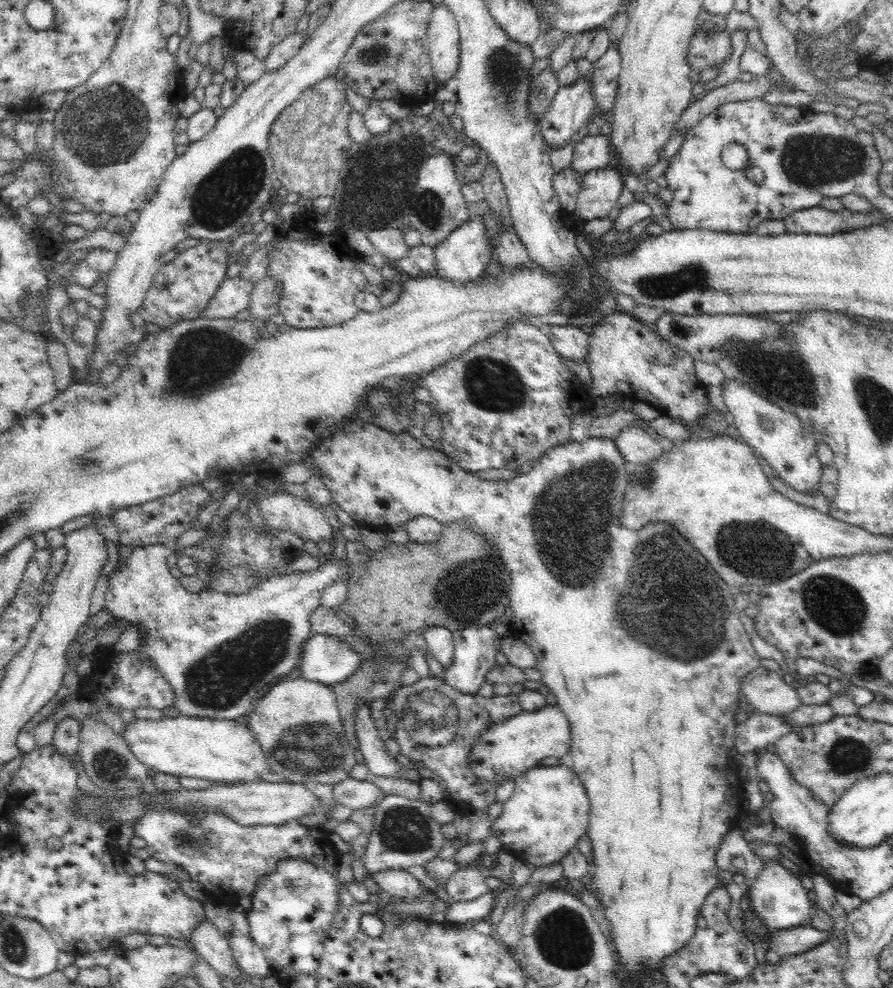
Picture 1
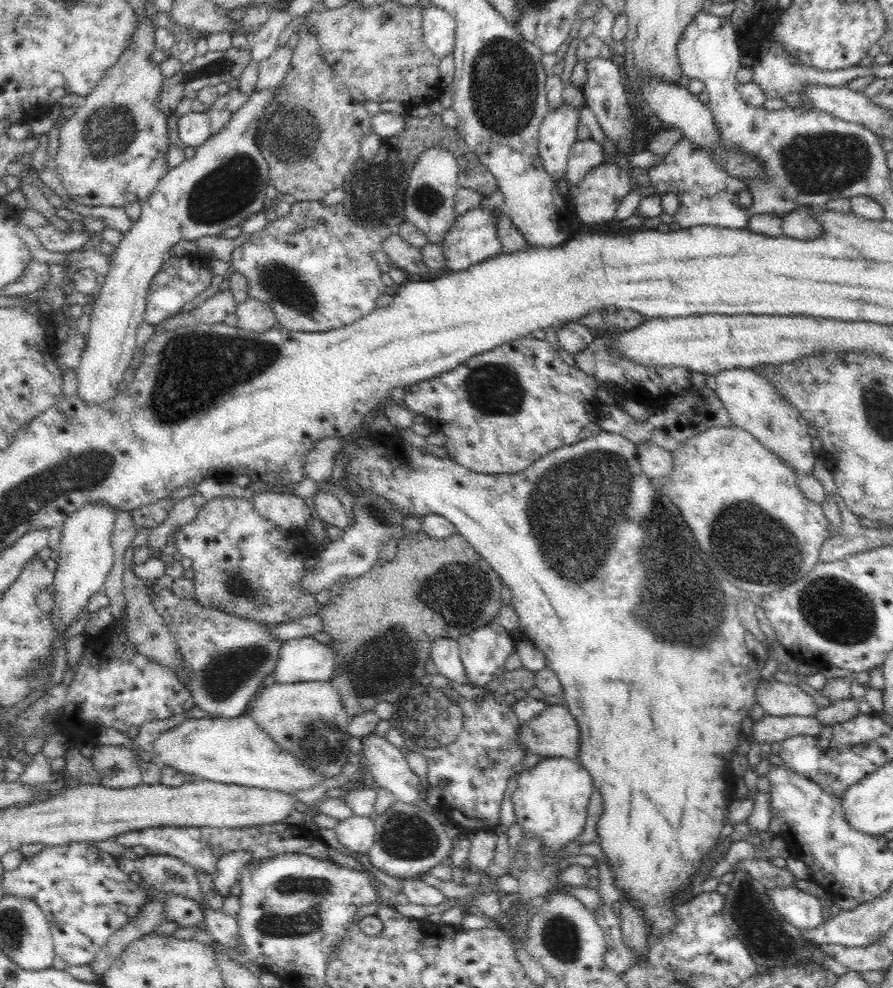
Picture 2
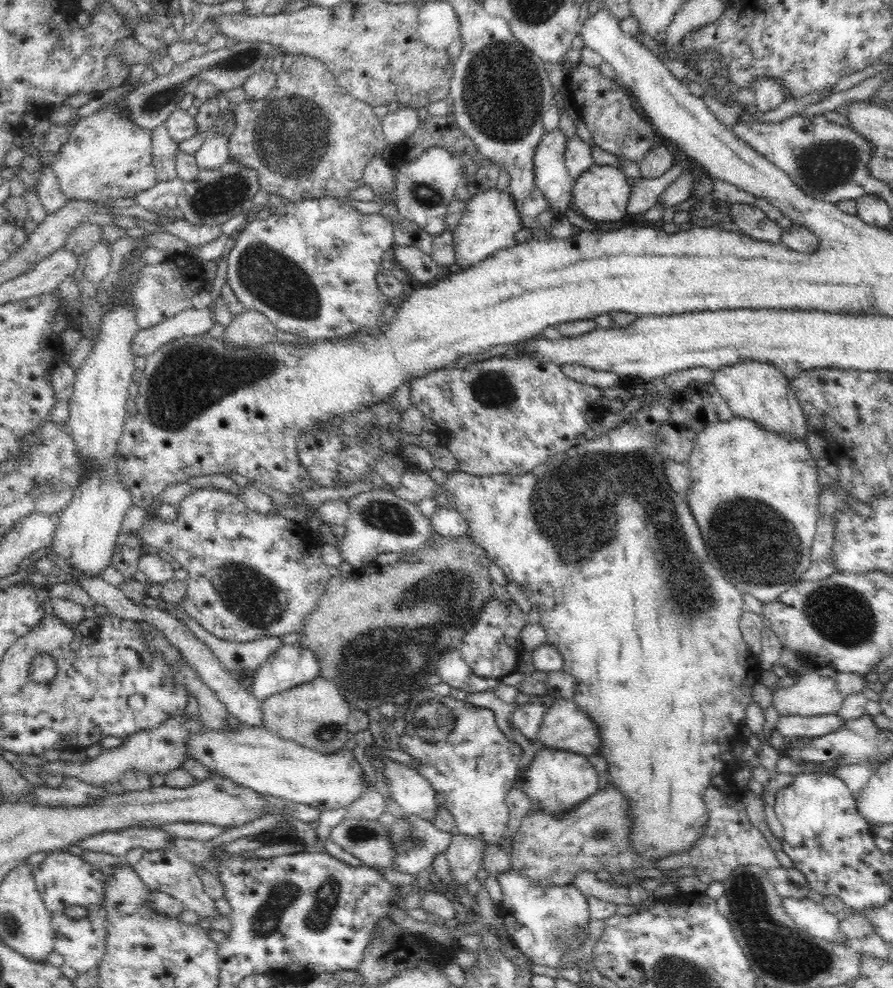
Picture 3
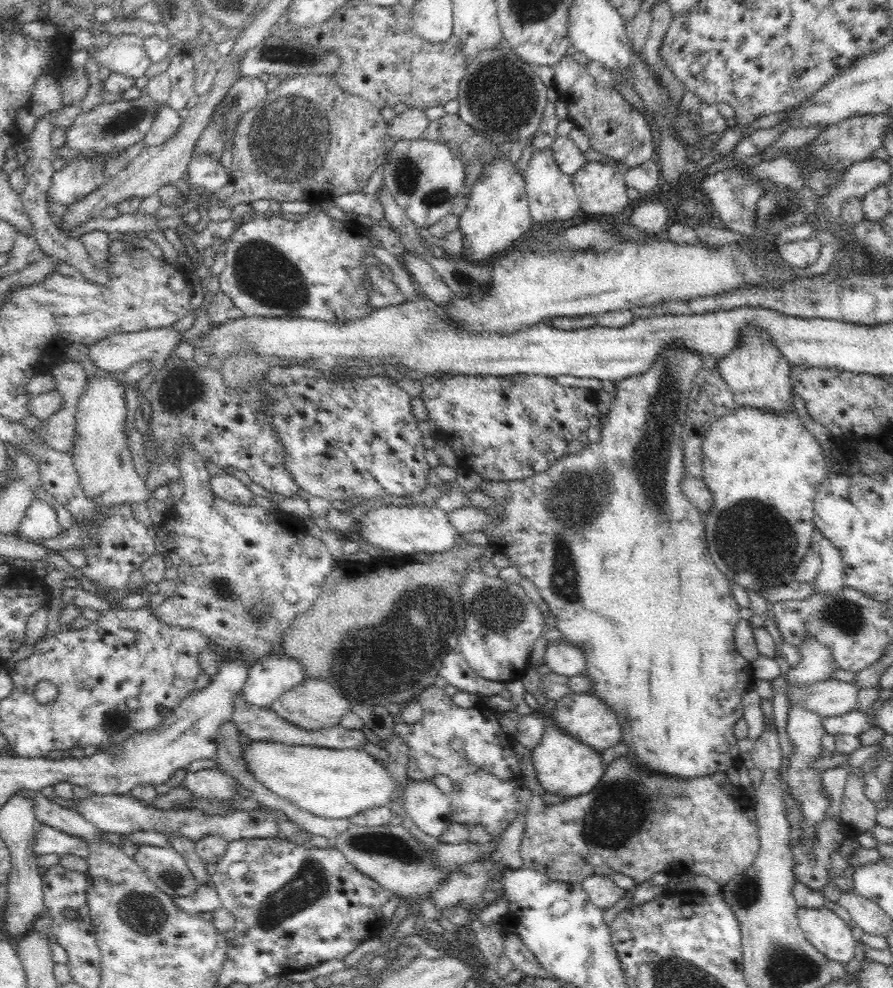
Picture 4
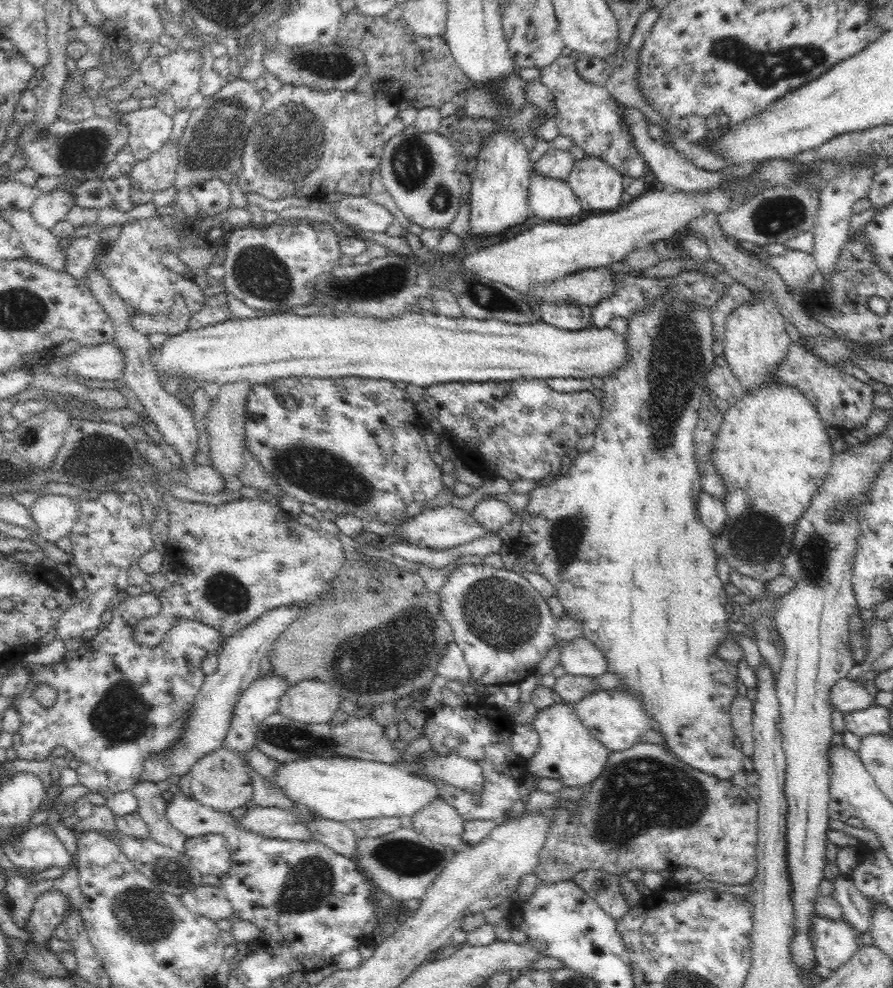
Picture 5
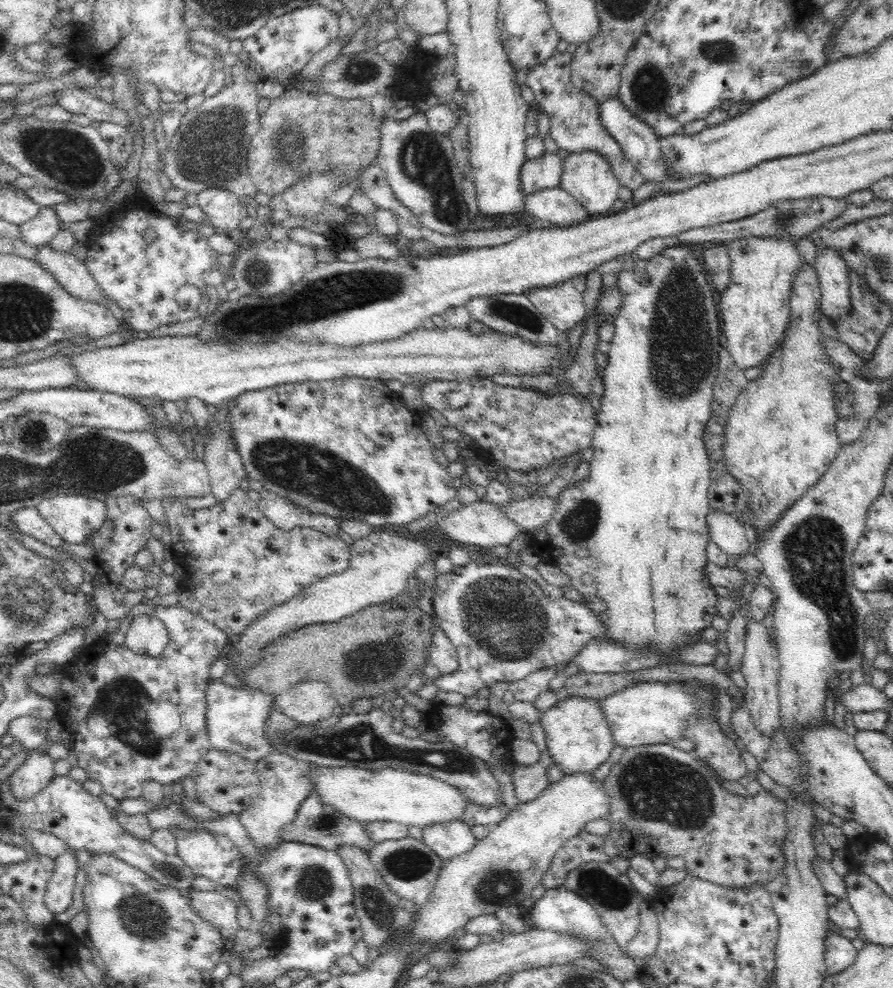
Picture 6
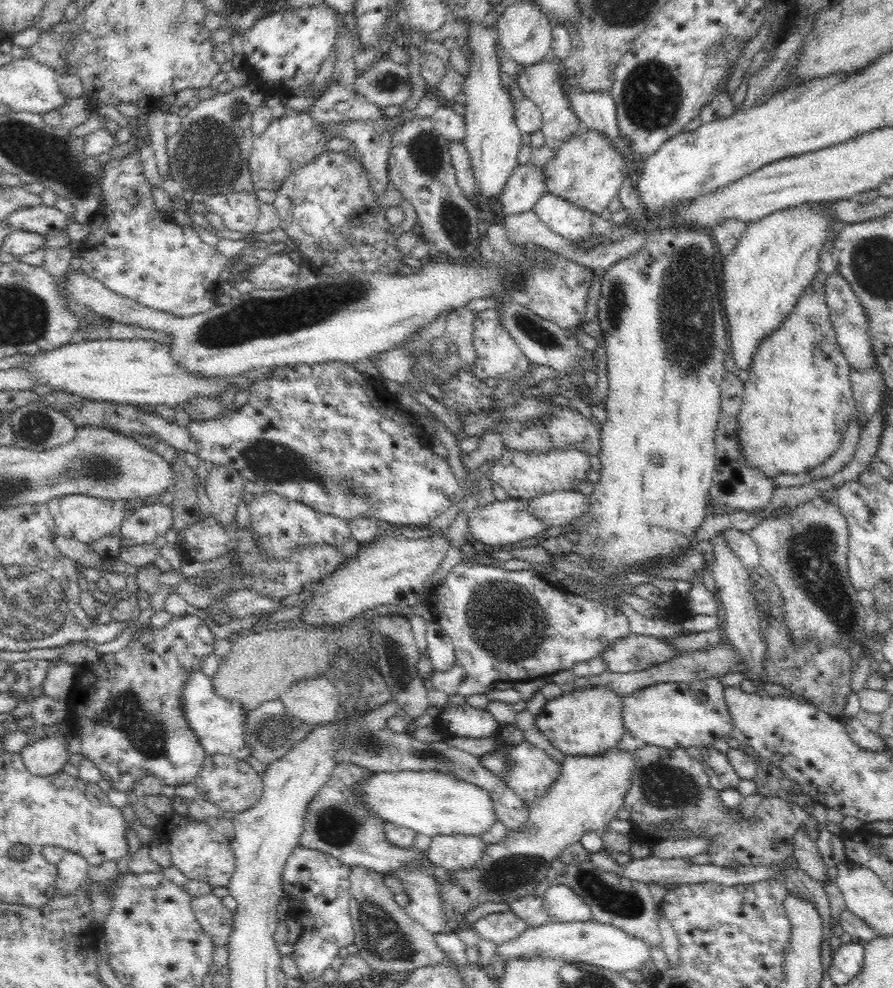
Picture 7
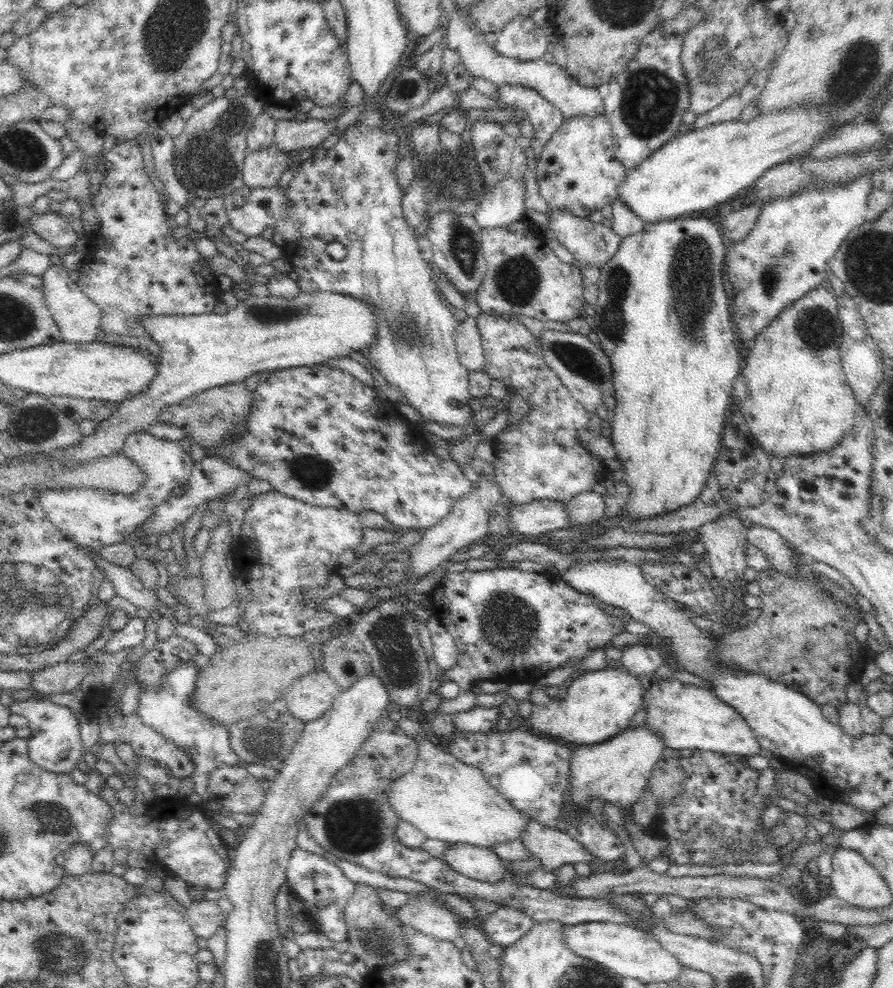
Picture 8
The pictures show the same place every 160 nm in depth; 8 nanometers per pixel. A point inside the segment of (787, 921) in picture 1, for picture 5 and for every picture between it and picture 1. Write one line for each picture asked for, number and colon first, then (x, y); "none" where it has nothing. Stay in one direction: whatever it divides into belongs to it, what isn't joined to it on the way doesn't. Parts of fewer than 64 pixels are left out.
2: (804, 911)
3: (813, 918)
4: (831, 936)
5: (834, 943)

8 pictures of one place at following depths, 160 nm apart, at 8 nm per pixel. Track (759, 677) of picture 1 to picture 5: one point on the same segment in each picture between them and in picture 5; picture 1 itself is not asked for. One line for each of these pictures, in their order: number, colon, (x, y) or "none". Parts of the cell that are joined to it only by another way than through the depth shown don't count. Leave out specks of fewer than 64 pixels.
2: (776, 698)
3: (811, 695)
4: (832, 697)
5: (847, 695)

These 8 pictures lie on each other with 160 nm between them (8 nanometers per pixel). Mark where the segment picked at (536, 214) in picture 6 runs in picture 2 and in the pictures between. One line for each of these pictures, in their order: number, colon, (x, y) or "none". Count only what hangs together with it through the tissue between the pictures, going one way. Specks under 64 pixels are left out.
2: (557, 134)
3: (553, 180)
4: (551, 195)
5: (548, 199)

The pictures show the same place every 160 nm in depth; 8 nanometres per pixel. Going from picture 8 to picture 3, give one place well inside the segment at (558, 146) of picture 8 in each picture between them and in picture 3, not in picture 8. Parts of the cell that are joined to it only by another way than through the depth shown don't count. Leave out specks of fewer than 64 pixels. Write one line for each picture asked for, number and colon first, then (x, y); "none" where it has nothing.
3: (601, 193)
4: (600, 187)
5: (596, 184)
6: (587, 176)
7: (586, 170)

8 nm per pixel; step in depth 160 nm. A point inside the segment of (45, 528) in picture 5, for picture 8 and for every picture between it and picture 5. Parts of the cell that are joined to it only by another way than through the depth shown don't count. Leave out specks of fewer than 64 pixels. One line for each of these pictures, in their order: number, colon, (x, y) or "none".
6: (73, 517)
7: (80, 517)
8: (95, 518)

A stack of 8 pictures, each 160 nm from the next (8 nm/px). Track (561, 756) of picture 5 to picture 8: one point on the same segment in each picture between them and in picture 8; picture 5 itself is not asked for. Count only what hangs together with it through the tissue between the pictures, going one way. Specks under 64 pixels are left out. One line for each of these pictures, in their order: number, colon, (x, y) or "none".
6: (578, 736)
7: (589, 721)
8: (600, 704)

